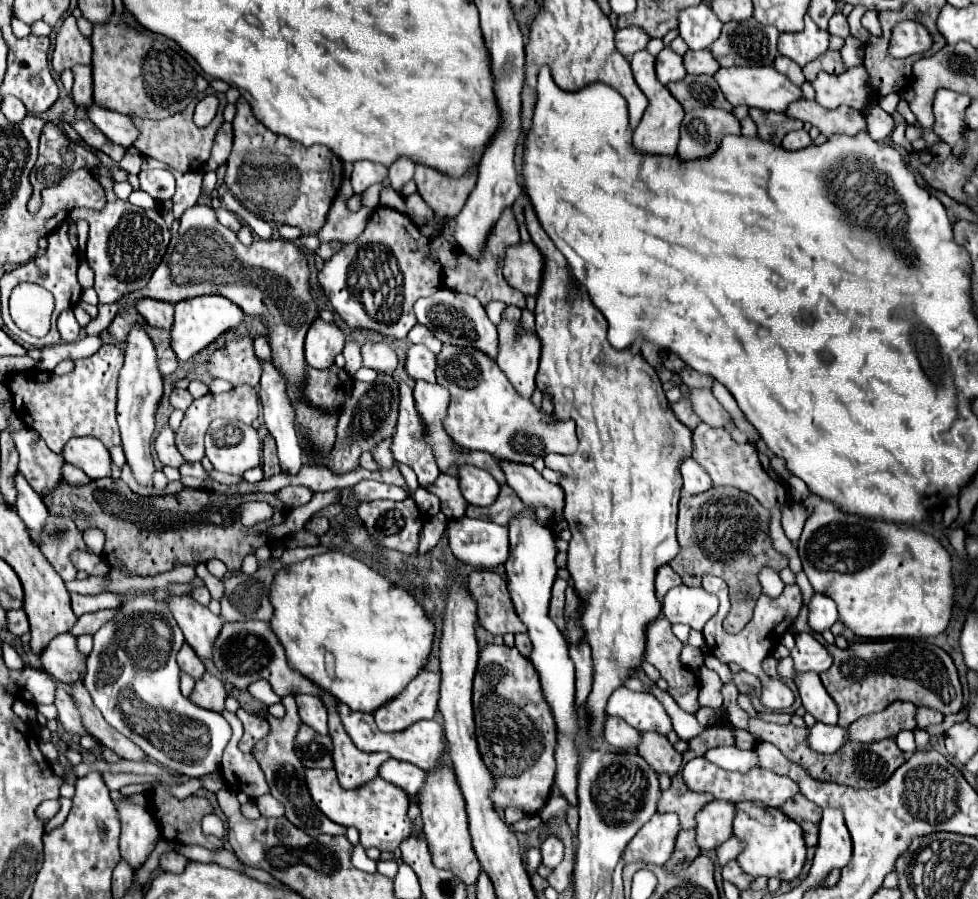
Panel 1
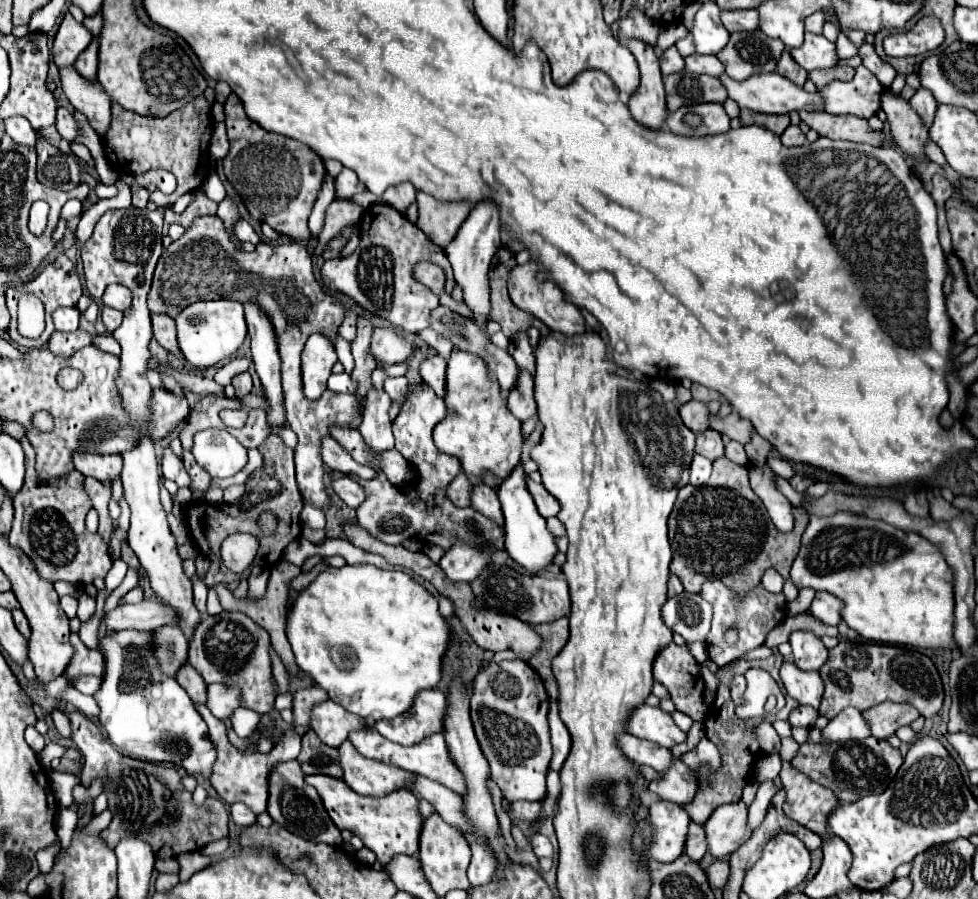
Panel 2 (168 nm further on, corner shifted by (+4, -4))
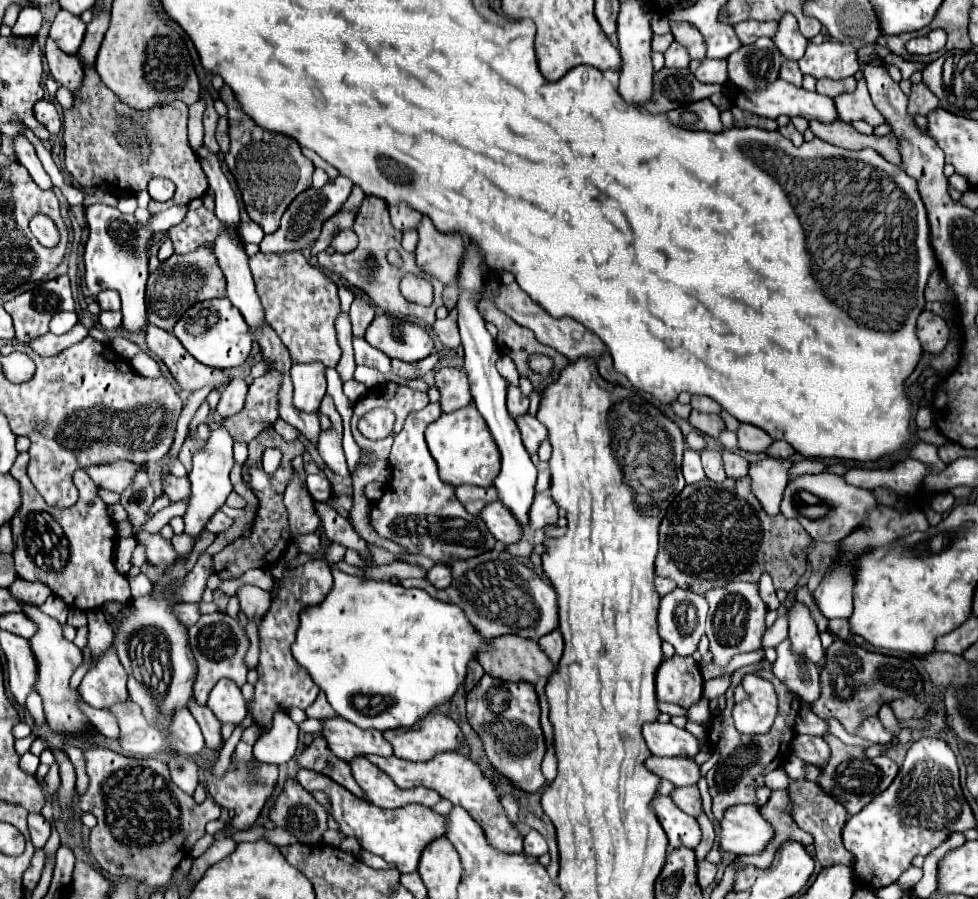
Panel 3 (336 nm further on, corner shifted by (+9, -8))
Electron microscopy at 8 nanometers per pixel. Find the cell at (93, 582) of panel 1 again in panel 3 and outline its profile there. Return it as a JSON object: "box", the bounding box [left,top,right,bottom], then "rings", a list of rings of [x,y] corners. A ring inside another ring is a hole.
{"box":[10,578,52,606],"rings":[[[18,578],[12,586],[10,592],[14,594],[14,598],[18,598],[18,602],[28,604],[28,606],[42,606],[42,602],[52,594],[50,588],[42,582],[28,582]]]}

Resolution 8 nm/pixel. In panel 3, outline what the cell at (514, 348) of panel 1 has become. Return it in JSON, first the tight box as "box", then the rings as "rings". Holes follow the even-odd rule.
{"box":[516,414,548,454],"rings":[[[526,414],[526,418],[516,418],[516,424],[522,432],[522,442],[524,442],[524,448],[528,450],[528,454],[536,454],[538,452],[538,446],[542,440],[548,438],[548,430],[538,422],[538,418]]]}

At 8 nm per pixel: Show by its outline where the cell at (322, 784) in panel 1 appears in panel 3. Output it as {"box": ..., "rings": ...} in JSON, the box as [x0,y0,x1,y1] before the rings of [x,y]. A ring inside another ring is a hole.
{"box":[298,768,448,874],"rings":[[[302,768],[298,772],[298,782],[308,792],[312,792],[312,790],[326,792],[332,800],[332,816],[340,824],[340,832],[344,836],[358,838],[358,842],[364,850],[382,856],[388,864],[396,864],[396,868],[402,874],[404,872],[416,872],[424,848],[430,842],[442,838],[446,834],[446,828],[448,828],[446,816],[434,812],[432,808],[424,808],[424,806],[402,806],[398,810],[378,808],[378,806],[374,806],[366,800],[356,798],[346,788],[336,784],[332,778],[326,778],[324,774],[318,774],[318,772],[308,770],[308,768]]]}

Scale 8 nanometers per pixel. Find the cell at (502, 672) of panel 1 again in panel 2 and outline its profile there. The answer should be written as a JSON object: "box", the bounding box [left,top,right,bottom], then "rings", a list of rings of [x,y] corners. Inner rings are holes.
{"box":[471,660,551,802],"rings":[[[523,660],[487,662],[473,680],[471,720],[479,746],[491,766],[491,780],[509,802],[545,798],[545,776],[551,762],[547,726],[549,696],[539,674]]]}

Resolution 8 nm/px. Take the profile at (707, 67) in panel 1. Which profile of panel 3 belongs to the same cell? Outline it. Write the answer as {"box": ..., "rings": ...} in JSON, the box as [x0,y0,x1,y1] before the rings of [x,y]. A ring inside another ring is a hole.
{"box":[690,60,728,84],"rings":[[[692,60],[690,62],[690,70],[692,74],[706,84],[724,84],[728,80],[728,68],[726,68],[726,60]]]}

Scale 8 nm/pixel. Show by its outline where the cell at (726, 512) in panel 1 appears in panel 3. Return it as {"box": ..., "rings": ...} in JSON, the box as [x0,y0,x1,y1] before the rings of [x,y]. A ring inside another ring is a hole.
{"box":[656,478,812,594],"rings":[[[708,478],[698,484],[688,484],[674,498],[660,524],[660,550],[656,556],[656,574],[672,578],[680,588],[704,594],[710,588],[724,586],[728,582],[758,582],[762,572],[768,572],[776,588],[790,592],[796,588],[800,576],[806,572],[806,550],[812,538],[802,530],[798,520],[786,520],[782,514],[770,516],[762,510],[760,502],[750,490],[750,478],[740,480],[726,478],[724,482],[710,482]]]}

